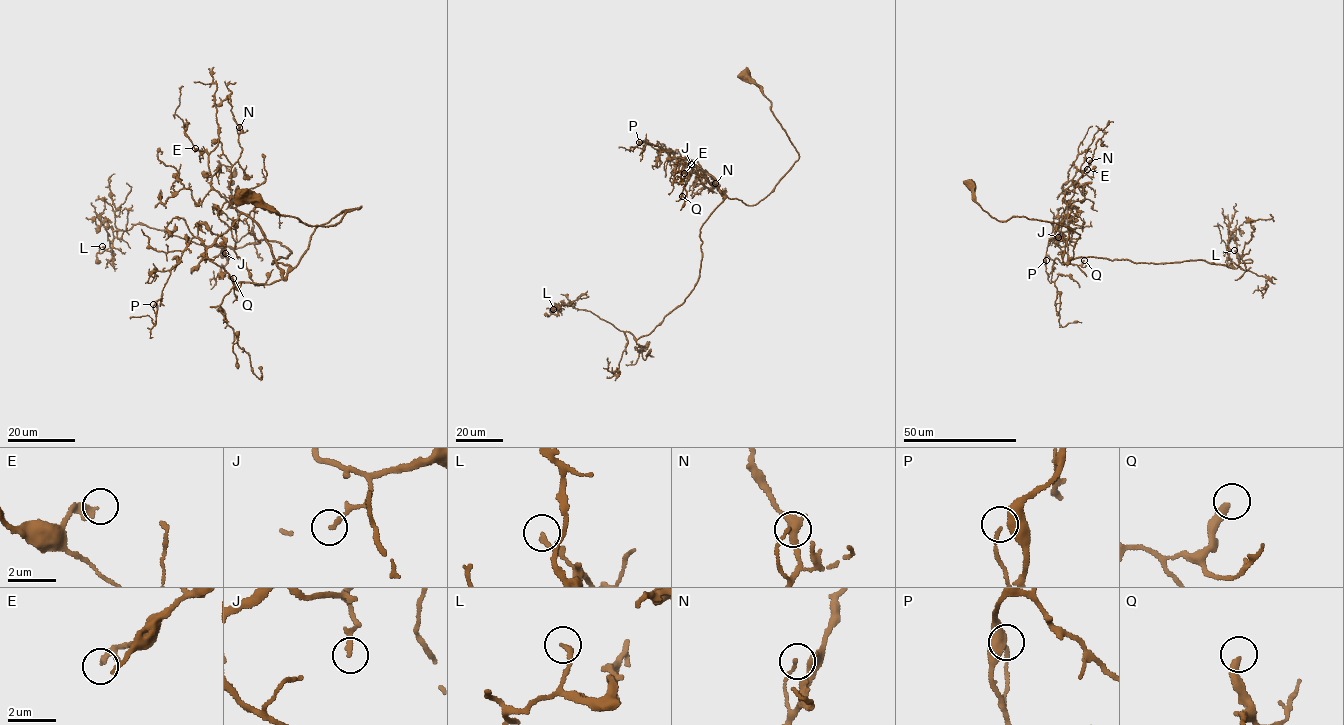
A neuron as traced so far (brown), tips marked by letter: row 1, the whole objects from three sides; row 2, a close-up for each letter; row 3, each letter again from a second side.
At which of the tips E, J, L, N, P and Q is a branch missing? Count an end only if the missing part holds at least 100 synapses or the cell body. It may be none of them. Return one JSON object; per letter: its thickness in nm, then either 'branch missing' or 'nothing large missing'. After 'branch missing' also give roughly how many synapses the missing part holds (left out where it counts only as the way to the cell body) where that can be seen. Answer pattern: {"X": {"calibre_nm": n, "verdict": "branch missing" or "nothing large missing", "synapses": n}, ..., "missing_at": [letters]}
{"E": {"calibre_nm": 280, "verdict": "nothing large missing"}, "J": {"calibre_nm": 190, "verdict": "nothing large missing"}, "L": {"calibre_nm": 240, "verdict": "nothing large missing"}, "N": {"calibre_nm": 110, "verdict": "nothing large missing"}, "P": {"calibre_nm": 130, "verdict": "nothing large missing"}, "Q": {"calibre_nm": 320, "verdict": "nothing large missing"}, "missing_at": []}

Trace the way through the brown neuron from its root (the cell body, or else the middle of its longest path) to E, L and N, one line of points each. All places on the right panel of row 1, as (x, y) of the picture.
E: (971, 184), (976, 202), (998, 220), (1025, 216), (1079, 233), (1068, 262), (1064, 195), (1077, 170), (1087, 169)
L: (971, 184), (998, 220), (1025, 216), (1079, 233), (1073, 259), (1233, 268), (1231, 237), (1234, 250)
N: (971, 184), (976, 202), (998, 220), (1025, 216), (1061, 223), (1079, 233), (1068, 262), (1067, 204), (1089, 160)

